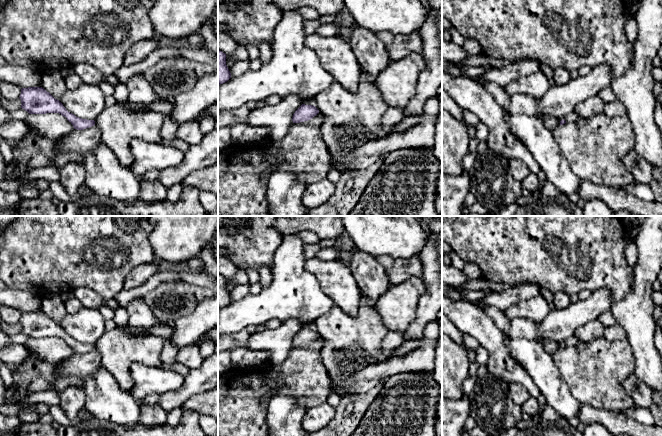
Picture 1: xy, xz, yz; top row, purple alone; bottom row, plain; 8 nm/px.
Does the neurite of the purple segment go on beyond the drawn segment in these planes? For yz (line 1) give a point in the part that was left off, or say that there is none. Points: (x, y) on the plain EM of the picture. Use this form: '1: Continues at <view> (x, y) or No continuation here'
1: No continuation here

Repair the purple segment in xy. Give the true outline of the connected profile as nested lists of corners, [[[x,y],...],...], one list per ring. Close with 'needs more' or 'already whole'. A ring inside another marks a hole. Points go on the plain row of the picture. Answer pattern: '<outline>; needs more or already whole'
[[[42,311],[22,312],[20,321],[21,332],[29,338],[59,337],[66,341],[74,353],[83,354],[95,349],[94,344],[87,344],[76,341],[68,336],[63,328],[55,323]]]; already whole

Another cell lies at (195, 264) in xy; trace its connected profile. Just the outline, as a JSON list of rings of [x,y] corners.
[[[199,256],[191,258],[186,262],[186,264],[189,271],[192,272],[200,272],[203,269],[203,262]]]

